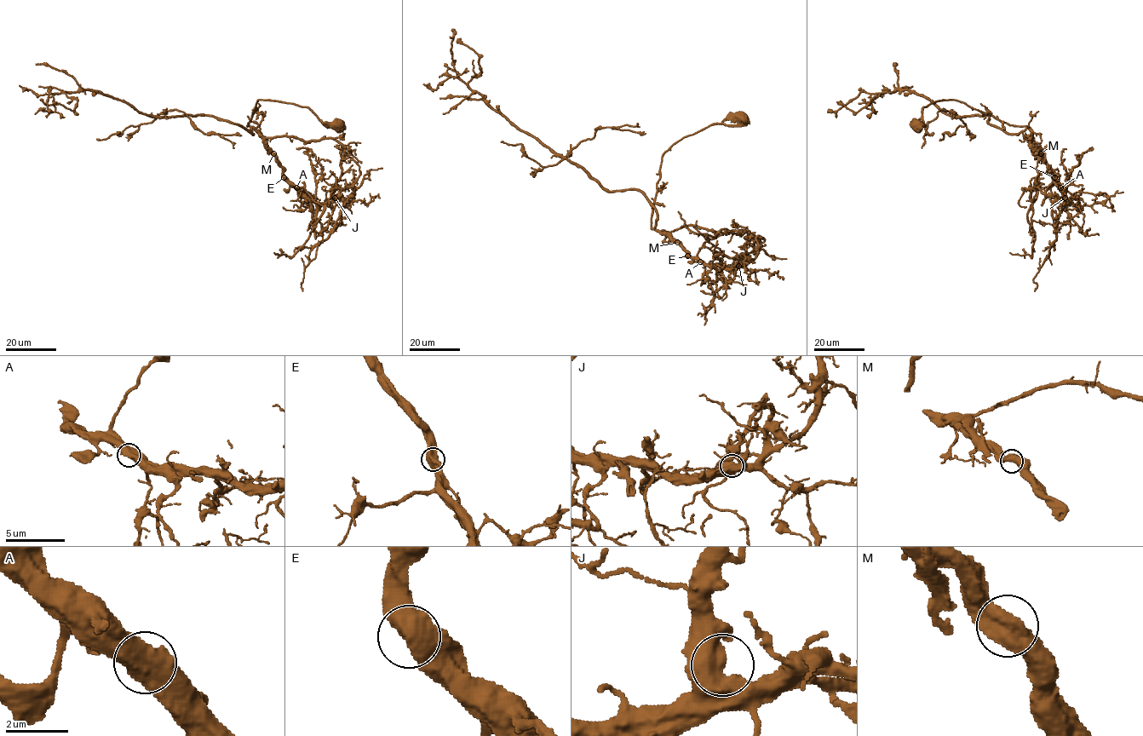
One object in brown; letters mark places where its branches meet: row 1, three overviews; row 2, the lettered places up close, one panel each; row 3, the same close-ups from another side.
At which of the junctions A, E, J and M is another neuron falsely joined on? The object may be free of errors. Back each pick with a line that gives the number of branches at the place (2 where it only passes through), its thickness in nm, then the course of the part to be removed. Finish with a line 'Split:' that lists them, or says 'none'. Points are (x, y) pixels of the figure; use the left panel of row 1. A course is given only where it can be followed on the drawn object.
Split: none

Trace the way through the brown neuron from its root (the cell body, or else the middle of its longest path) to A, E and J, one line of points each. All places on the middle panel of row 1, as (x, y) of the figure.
A: (740, 117), (728, 116), (720, 123), (686, 135), (663, 157), (651, 228), (668, 235), (700, 261)
E: (740, 117), (728, 116), (720, 123), (686, 135), (663, 155), (651, 228), (677, 241), (687, 255)
J: (740, 117), (728, 116), (663, 153), (651, 215), (651, 228), (691, 256), (738, 266)

